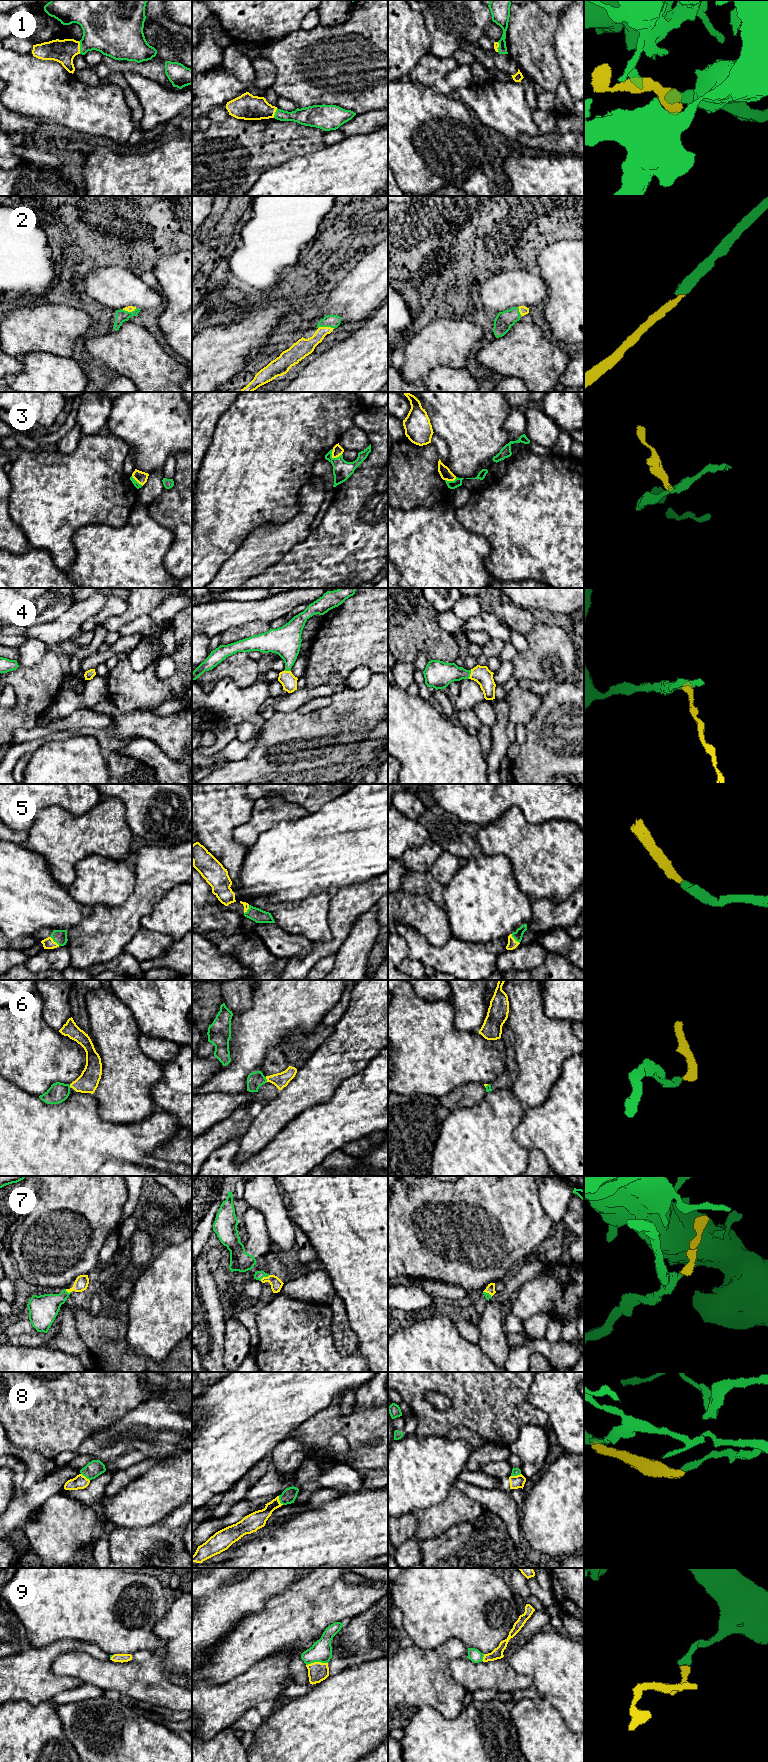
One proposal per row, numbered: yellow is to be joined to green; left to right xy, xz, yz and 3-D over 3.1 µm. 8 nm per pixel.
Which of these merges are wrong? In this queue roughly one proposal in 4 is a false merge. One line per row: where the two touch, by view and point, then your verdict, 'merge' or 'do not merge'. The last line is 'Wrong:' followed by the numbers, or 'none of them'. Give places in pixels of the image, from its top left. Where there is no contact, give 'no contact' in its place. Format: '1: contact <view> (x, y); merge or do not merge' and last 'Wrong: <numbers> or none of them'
1: contact xy (80, 47); merge
2: contact xz (326, 326); merge
3: contact xz (334, 458); merge
4: contact yz (470, 673); merge
5: contact yz (515, 939); merge
6: contact xz (266, 1079); do not merge
7: contact xz (264, 1276); merge
8: contact xz (279, 1500); do not merge
9: contact xz (316, 1661); merge
Wrong: 6, 8

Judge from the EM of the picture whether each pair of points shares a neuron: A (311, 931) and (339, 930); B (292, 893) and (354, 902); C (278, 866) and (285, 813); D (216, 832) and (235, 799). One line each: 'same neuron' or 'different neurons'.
A: different neurons
B: different neurons
C: different neurons
D: same neuron

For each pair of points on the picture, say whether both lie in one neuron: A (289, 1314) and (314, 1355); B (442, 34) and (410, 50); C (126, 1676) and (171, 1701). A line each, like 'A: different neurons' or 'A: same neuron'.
A: same neuron
B: different neurons
C: same neuron

